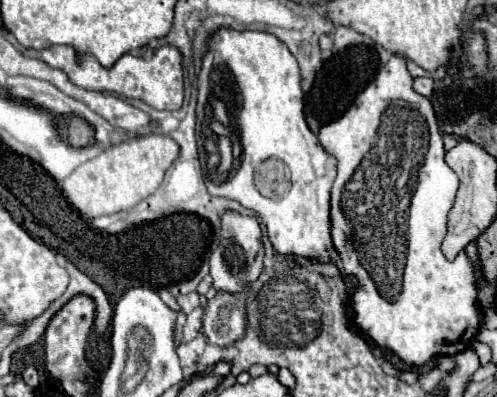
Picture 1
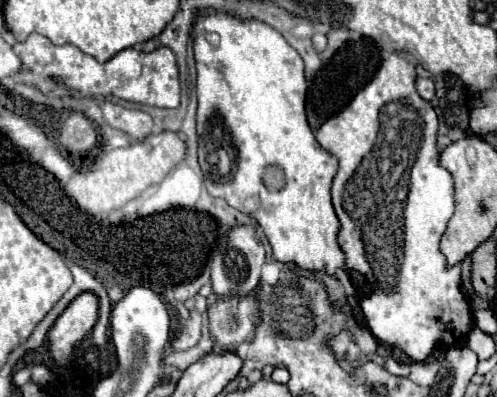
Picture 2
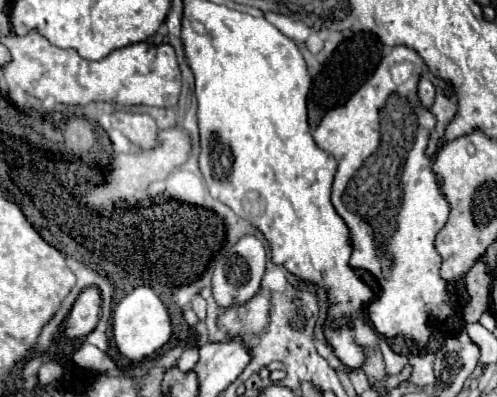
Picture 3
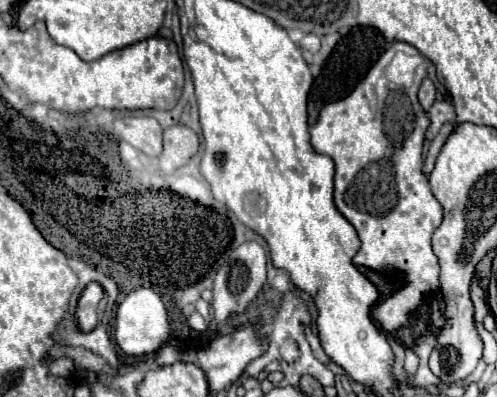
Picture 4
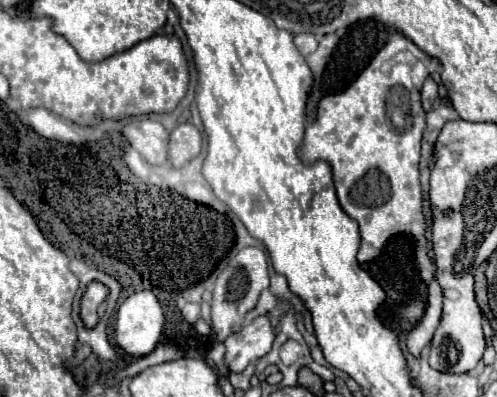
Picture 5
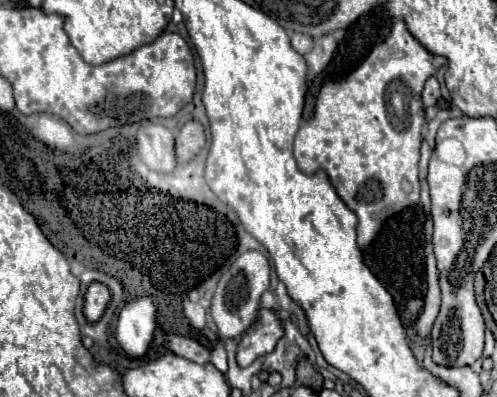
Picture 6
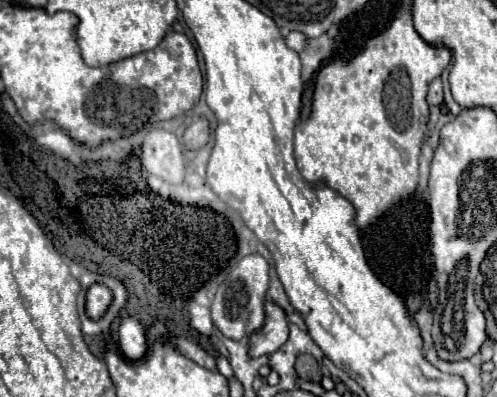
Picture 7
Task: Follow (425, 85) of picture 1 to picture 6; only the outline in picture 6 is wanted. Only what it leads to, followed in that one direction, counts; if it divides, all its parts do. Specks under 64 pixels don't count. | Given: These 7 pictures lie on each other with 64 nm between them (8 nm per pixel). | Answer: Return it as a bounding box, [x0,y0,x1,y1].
[422,76,440,108]

